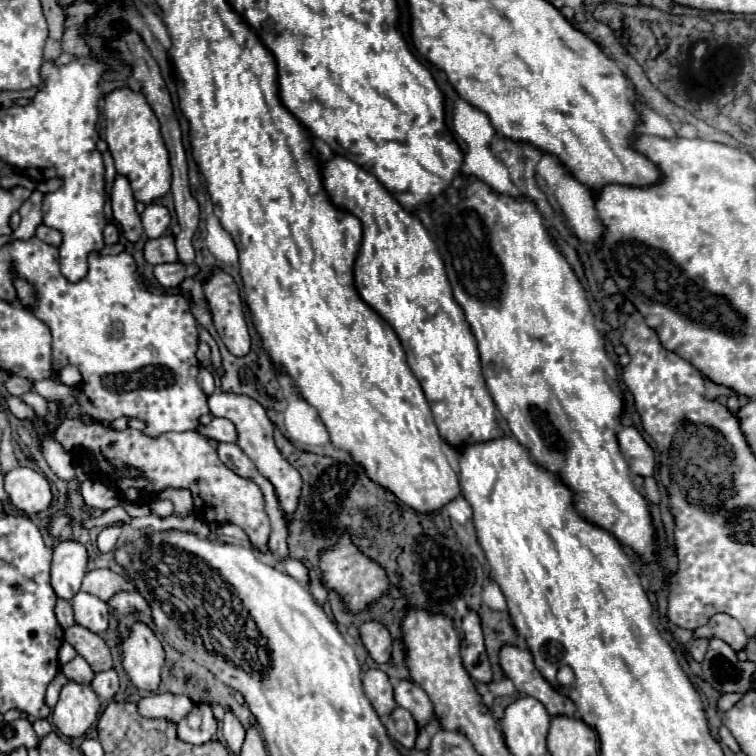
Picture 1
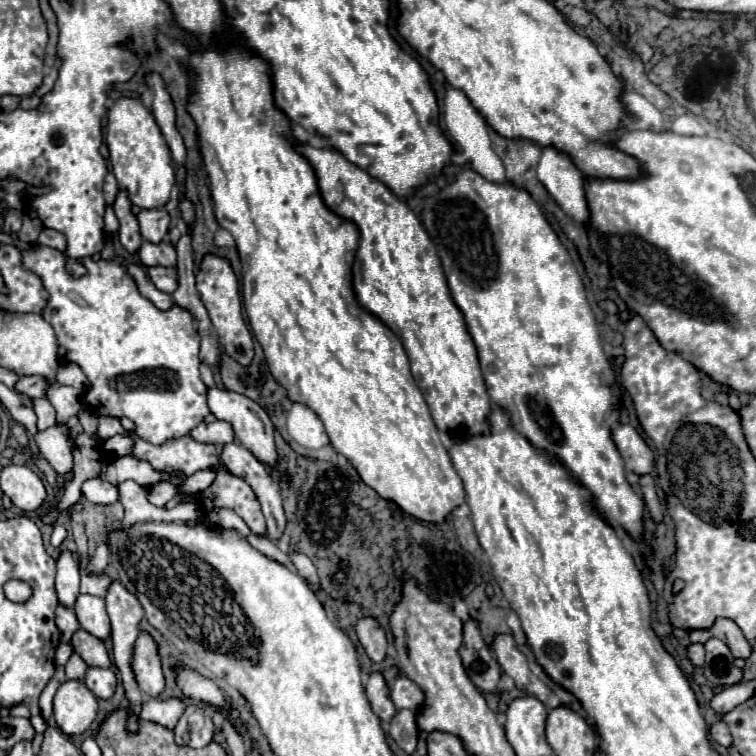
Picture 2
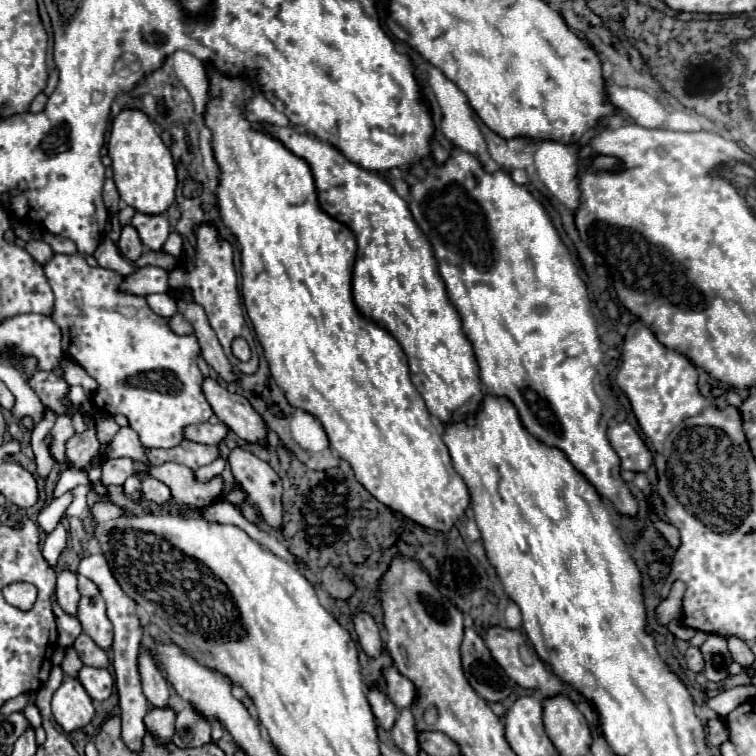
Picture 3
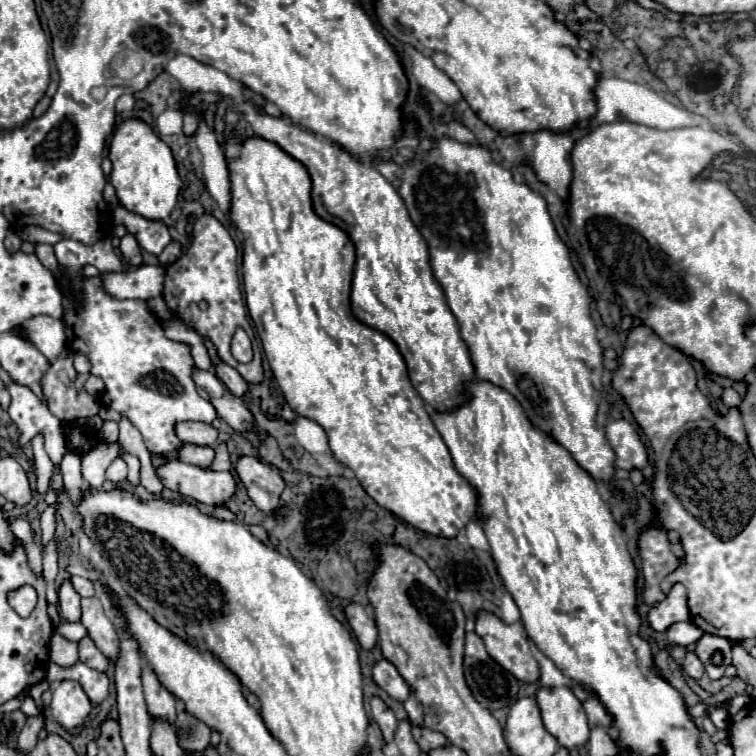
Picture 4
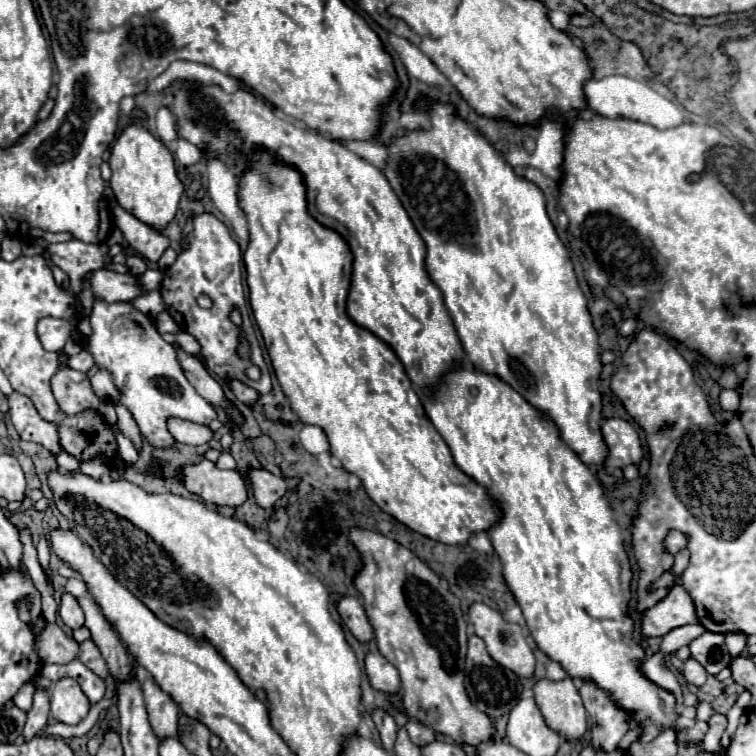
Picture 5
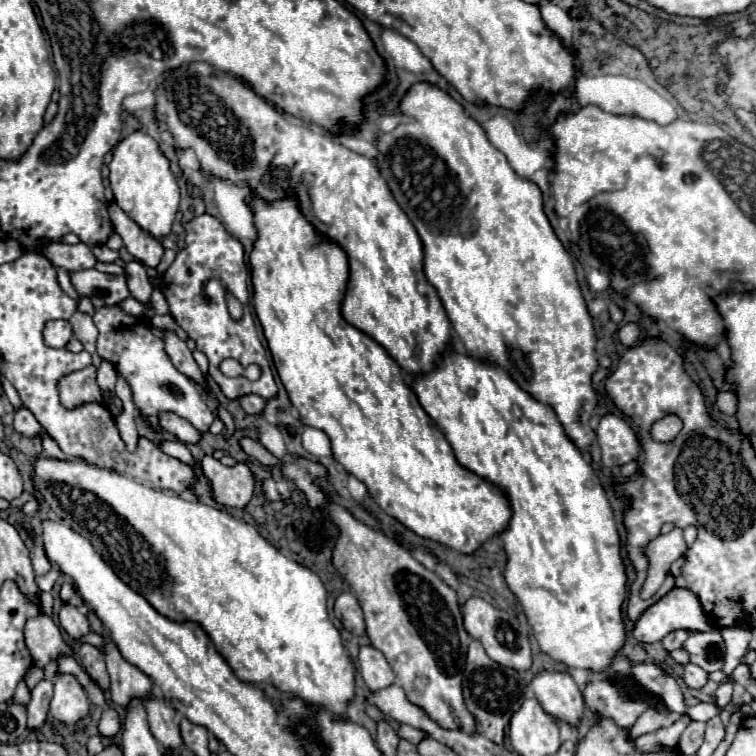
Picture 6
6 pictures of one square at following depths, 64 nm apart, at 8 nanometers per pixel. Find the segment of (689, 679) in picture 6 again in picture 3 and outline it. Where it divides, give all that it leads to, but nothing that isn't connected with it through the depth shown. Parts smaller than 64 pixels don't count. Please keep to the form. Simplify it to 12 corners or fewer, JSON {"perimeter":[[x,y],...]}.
{"perimeter":[[688,648],[684,654],[686,666],[696,674],[702,672],[702,660],[698,648]]}

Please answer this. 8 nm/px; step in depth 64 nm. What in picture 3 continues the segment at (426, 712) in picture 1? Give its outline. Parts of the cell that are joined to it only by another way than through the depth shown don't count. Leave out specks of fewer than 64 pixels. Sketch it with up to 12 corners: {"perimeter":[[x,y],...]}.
{"perimeter":[[394,666],[382,668],[388,698],[402,710],[416,696],[414,684]]}

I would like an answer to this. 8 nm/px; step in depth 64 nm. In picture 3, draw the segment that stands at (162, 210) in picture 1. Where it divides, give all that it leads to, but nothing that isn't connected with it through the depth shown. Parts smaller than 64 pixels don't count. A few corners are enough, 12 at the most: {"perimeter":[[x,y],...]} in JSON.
{"perimeter":[[136,212],[130,224],[142,244],[160,252],[170,236],[170,224],[162,214]]}

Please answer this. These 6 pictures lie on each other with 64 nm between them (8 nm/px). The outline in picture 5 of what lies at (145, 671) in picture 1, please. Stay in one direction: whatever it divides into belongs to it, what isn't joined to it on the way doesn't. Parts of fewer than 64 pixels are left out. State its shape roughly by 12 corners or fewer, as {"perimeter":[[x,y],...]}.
{"perimeter":[[152,678],[142,692],[154,734],[178,738],[178,706]]}

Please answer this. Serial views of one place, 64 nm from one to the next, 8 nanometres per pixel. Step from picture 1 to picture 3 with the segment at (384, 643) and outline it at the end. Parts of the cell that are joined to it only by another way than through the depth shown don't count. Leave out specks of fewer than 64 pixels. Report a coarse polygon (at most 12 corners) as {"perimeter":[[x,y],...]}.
{"perimeter":[[356,612],[362,650],[368,656],[382,652],[382,636],[368,612]]}

